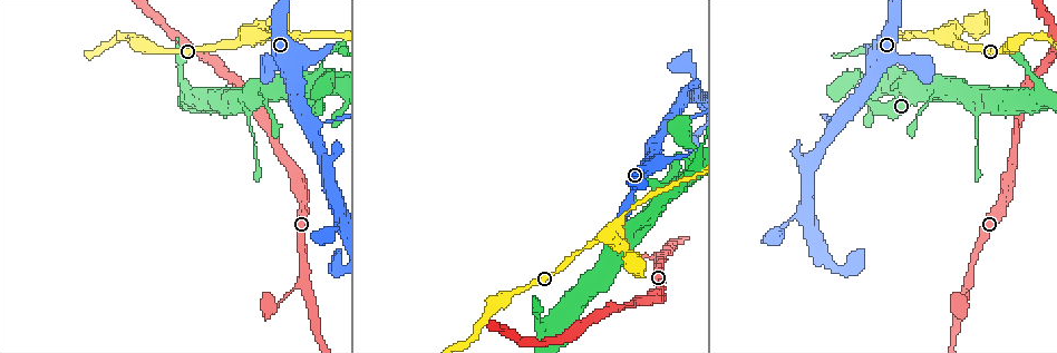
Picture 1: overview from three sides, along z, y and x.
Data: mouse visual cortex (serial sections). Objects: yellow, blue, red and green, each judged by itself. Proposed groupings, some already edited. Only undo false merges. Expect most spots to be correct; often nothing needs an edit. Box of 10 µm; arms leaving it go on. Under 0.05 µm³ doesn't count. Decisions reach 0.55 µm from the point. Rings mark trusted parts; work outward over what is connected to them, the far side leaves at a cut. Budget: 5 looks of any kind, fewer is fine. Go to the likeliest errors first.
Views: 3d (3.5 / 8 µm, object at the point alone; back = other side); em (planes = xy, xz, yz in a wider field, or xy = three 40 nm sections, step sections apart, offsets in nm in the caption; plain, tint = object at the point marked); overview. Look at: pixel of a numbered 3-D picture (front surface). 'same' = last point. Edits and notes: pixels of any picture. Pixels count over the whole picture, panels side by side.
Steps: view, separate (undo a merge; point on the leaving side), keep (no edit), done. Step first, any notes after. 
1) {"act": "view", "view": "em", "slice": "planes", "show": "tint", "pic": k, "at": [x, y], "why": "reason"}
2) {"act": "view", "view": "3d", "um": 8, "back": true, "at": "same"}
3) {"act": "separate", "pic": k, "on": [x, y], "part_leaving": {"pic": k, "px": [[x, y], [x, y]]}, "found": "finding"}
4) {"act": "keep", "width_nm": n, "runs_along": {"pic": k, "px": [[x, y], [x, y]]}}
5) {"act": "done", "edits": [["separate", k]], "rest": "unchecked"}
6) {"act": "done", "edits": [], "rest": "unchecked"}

{"act": "view", "view": "em", "slice": "xy", "step": 3, "show": "tint", "pic": 1, "at": [660, 255], "why": "two arms in line, one across"}

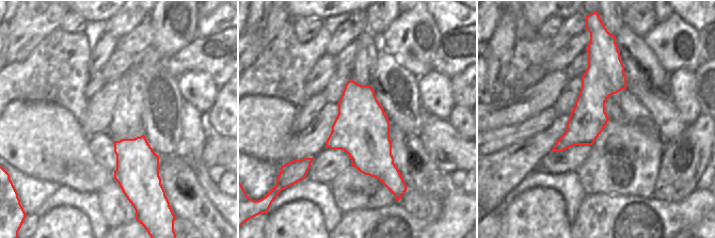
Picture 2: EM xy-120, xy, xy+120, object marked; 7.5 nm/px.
{"act": "view", "view": "3d", "um": 3.5, "back": true, "at": "same", "why": "see where the arms go"}

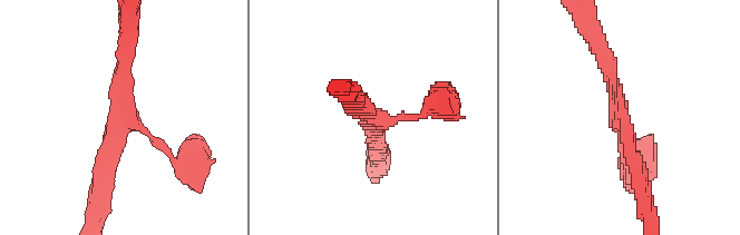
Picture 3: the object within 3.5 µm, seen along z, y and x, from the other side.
{"act": "keep", "runs_along": {"pic": 3, "px": [[128, 45], [125, 117], [179, 165]]}, "found": "continuous, no second cell"}

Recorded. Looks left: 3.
{"act": "view", "view": "3d", "um": 3.5, "pic": 1, "at": [625, 212], "why": "thick turns thin"}

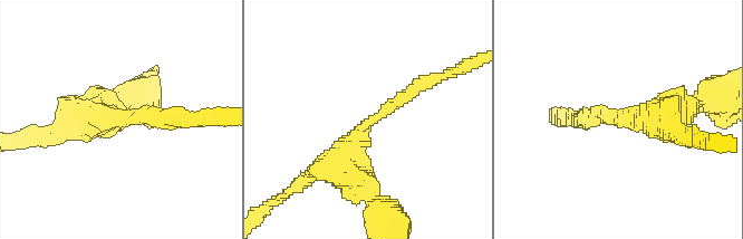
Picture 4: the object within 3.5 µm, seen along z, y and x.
{"act": "view", "view": "em", "slice": "planes", "show": "tint", "pic": 4, "at": [368, 124], "arm_widths_nm": [200, 450], "why": "shape alone is not enough"}

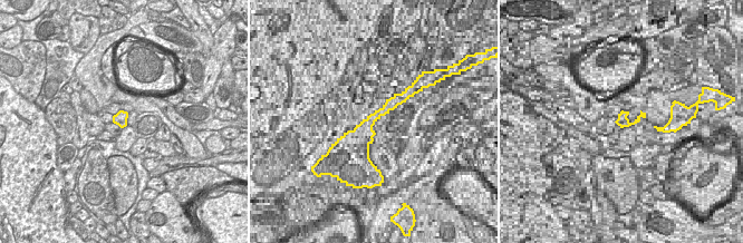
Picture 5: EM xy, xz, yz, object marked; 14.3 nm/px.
{"act": "keep", "runs_along": {"pic": 4, "px": [[320, 171], [431, 79]]}, "found": "one cell here"}

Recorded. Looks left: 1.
{"act": "done", "edits": [], "rest": "unchecked"}

